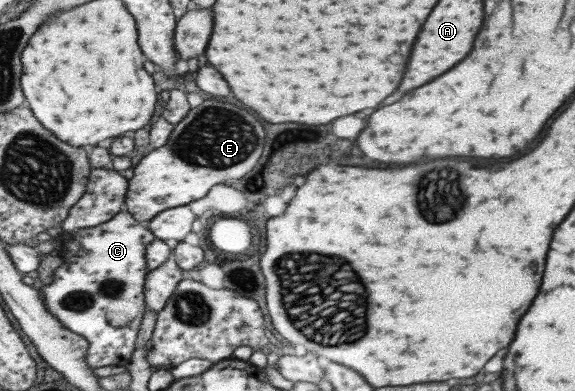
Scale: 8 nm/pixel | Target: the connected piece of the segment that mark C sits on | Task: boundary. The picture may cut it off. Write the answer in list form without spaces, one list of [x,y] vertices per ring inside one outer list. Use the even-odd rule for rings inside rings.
[[[122,208],[104,224],[62,232],[60,239],[63,248],[56,254],[63,264],[53,271],[51,282],[43,286],[44,308],[61,326],[88,342],[84,357],[89,369],[109,365],[126,367],[145,311],[143,285],[148,270],[143,253],[154,240],[152,233]],[[113,300],[127,302],[127,314],[131,316],[128,326],[115,327],[105,321],[105,312]]]

